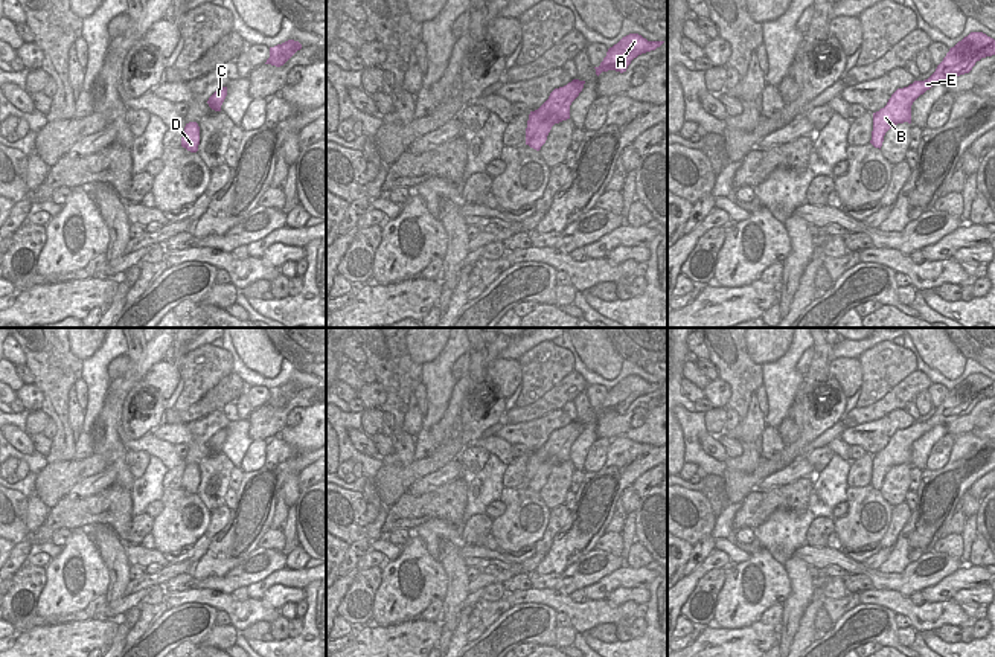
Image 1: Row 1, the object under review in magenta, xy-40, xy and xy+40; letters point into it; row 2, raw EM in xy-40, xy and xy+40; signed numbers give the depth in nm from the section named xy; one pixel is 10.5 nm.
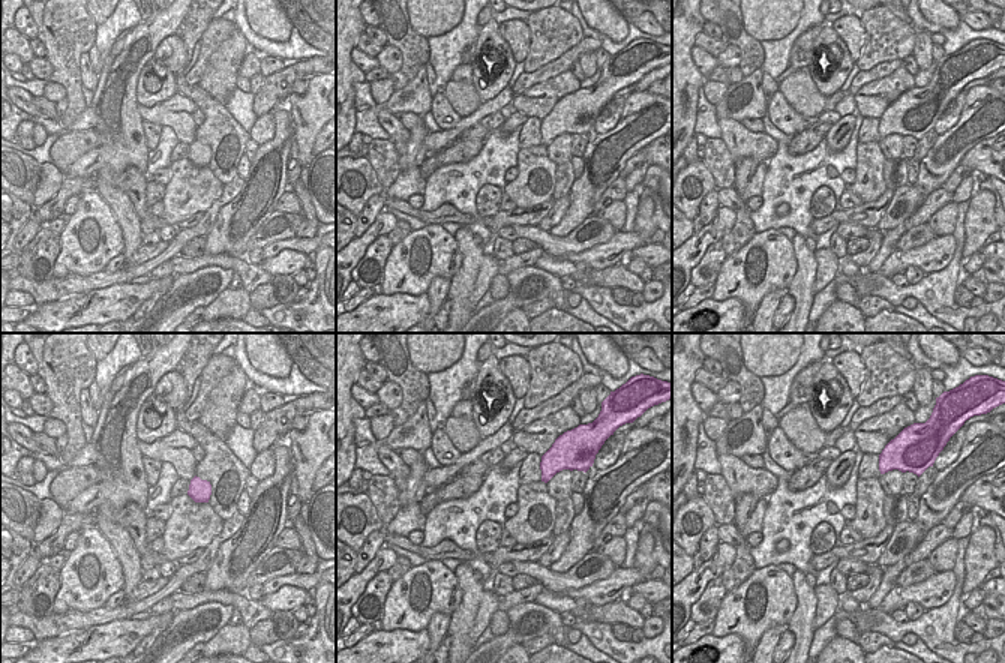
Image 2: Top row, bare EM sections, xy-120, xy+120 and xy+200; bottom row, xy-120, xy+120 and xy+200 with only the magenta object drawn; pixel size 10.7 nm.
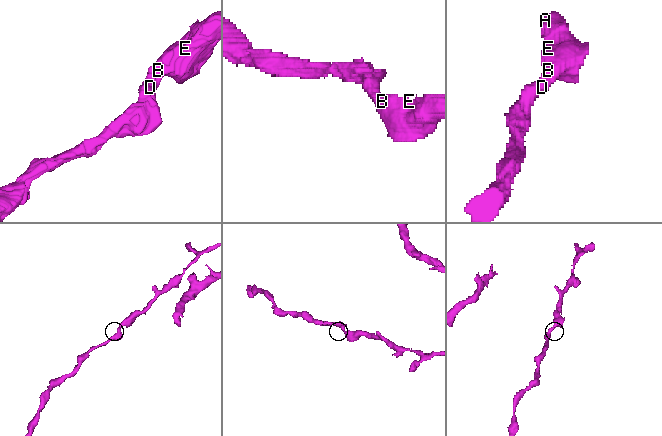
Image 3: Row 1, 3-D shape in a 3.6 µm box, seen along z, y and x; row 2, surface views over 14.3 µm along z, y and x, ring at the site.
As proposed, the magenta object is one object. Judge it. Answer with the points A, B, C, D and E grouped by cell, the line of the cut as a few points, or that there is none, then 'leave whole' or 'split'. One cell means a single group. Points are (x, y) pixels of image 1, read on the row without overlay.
groups A B C D E; cut none; leave whole

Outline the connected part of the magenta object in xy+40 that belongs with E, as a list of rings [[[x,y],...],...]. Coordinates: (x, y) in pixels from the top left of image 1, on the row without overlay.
[[[971,373],[954,389],[949,390],[936,413],[925,422],[914,422],[908,428],[897,430],[887,447],[873,454],[873,473],[870,485],[882,488],[885,474],[897,465],[911,465],[913,444],[936,425],[969,415],[977,402],[995,396],[995,381],[983,373]]]

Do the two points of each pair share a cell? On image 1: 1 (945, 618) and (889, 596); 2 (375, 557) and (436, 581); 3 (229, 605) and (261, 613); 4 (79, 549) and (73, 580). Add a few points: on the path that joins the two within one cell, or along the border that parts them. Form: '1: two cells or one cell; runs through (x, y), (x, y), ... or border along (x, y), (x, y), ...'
1: one cell; runs through (931, 615), (918, 615), (902, 605)
2: two cells; border along (389, 561), (381, 566)
3: one cell; runs through (236, 610), (253, 612)
4: one cell; runs through (79, 557), (78, 572)

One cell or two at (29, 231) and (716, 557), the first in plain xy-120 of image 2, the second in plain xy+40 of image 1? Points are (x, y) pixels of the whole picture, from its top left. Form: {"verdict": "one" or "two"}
{"verdict": "two"}

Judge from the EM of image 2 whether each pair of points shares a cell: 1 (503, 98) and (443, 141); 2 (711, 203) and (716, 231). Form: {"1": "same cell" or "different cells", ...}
{"1": "same cell", "2": "different cells"}

